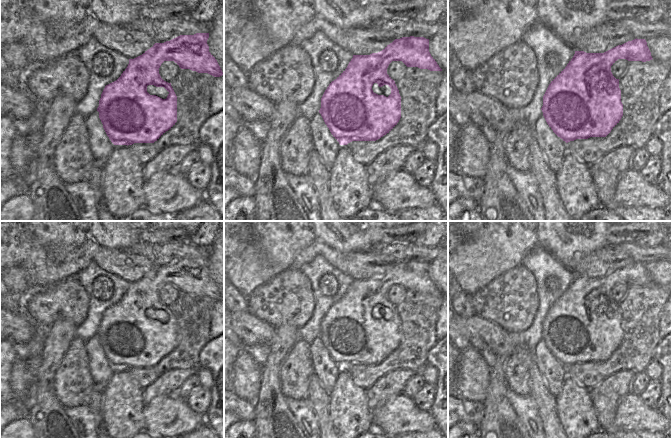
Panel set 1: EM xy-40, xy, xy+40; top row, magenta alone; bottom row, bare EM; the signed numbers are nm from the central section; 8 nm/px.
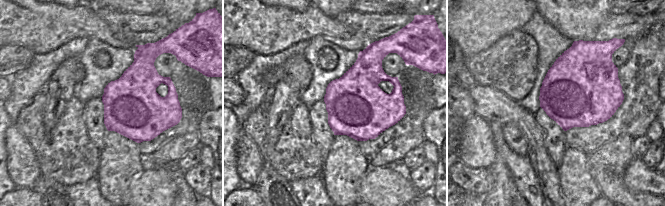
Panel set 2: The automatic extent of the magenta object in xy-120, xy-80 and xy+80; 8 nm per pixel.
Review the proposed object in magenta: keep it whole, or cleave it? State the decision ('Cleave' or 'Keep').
Keep

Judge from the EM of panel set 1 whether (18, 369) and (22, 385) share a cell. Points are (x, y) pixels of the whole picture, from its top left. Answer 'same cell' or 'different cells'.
same cell

